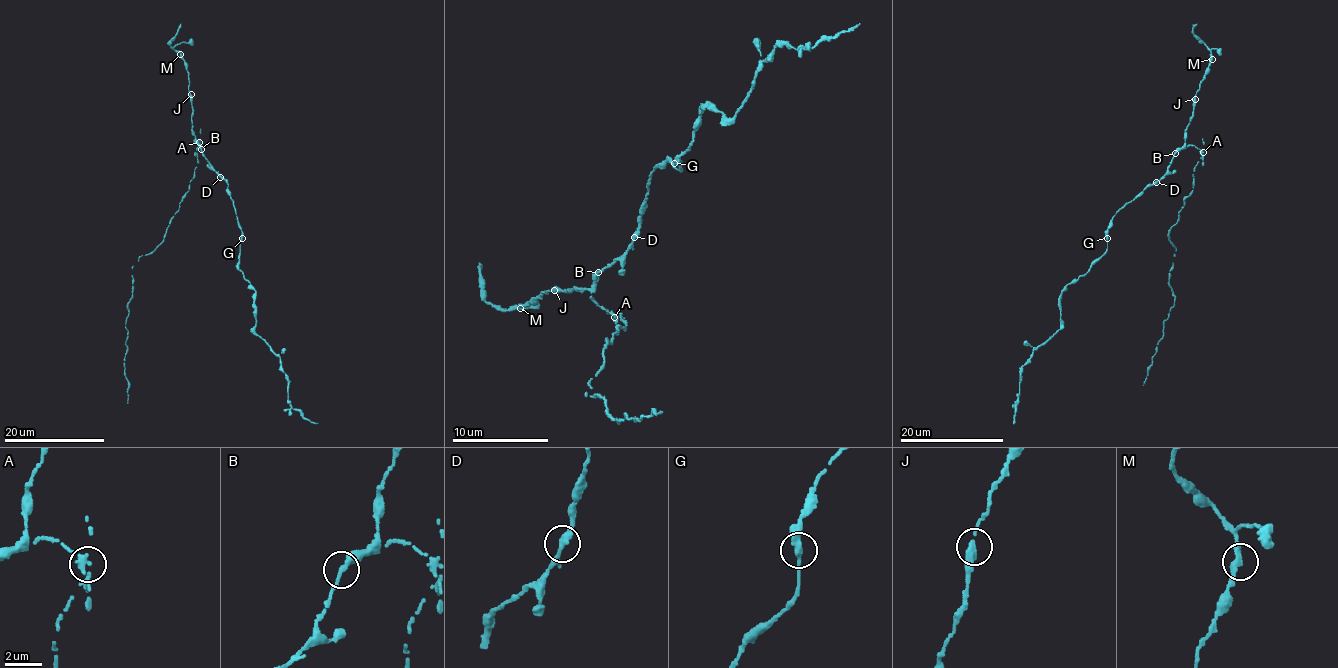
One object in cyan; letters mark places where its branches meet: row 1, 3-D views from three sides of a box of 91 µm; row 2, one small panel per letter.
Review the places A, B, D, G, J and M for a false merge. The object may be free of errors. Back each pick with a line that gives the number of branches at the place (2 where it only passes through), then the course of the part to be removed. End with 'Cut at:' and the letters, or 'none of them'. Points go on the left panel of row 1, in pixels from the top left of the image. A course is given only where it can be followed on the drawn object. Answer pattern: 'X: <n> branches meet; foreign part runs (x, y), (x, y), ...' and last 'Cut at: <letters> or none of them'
A: 2 branches meet; foreign part runs (200, 142), (189, 187), (164, 241), (153, 252), (139, 257), (132, 267), (125, 328), (127, 403)
Cut at: A

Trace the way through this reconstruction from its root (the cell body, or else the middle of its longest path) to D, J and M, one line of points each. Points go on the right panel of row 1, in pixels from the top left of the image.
D: (1175, 154), (1163, 177), (1156, 182)
J: (1175, 154), (1185, 143), (1195, 99)
M: (1175, 154), (1184, 144), (1193, 100), (1212, 59)

